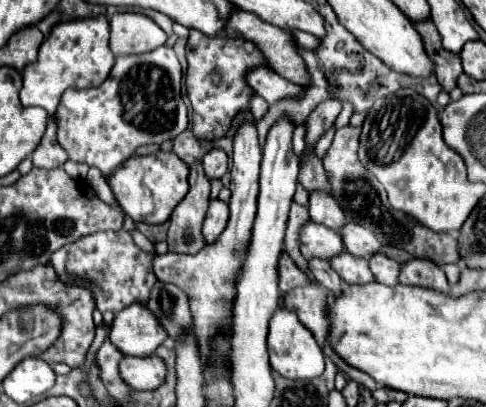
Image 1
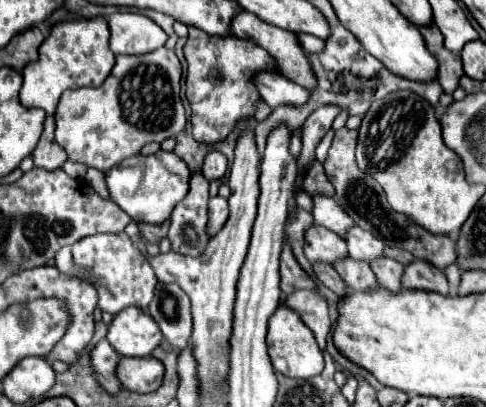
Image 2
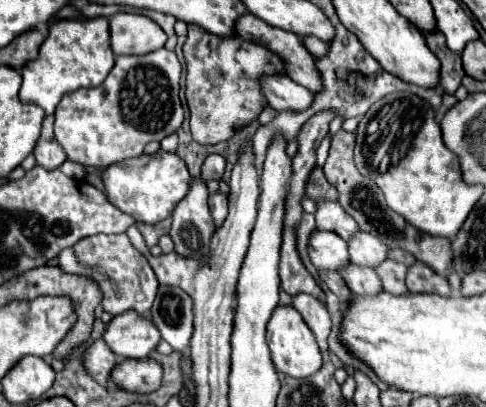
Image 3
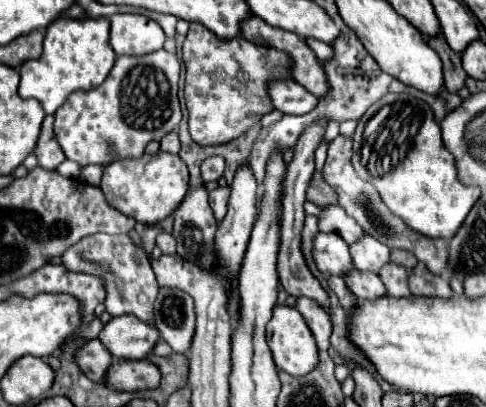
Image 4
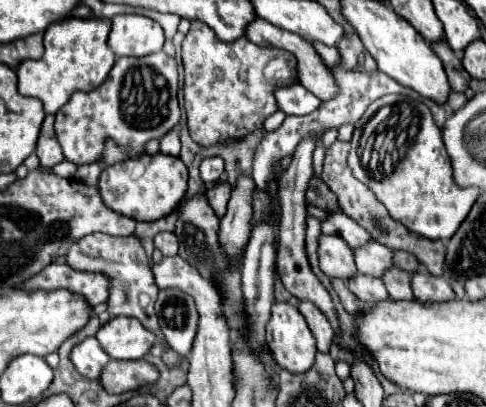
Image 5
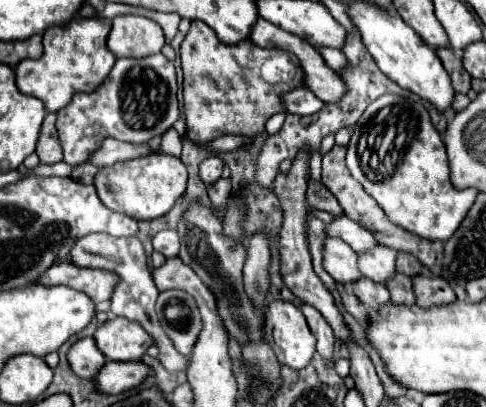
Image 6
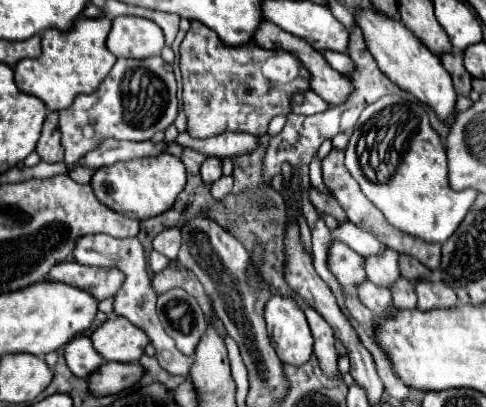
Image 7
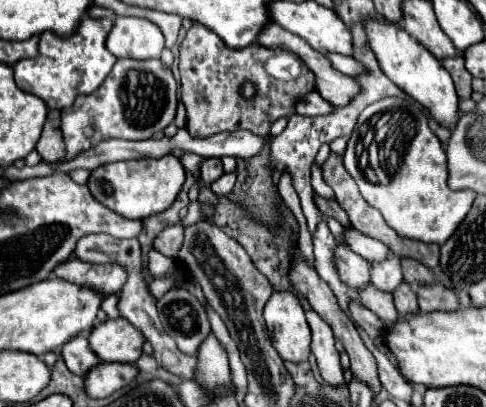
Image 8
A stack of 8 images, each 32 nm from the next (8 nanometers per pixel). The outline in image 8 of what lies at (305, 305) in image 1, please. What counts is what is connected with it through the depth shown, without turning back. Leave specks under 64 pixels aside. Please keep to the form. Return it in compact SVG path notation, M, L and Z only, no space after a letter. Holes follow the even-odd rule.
M314 310L306 312L306 319L311 330L312 354L316 356L320 374L332 386L344 384L344 372L340 368L340 356L331 327Z

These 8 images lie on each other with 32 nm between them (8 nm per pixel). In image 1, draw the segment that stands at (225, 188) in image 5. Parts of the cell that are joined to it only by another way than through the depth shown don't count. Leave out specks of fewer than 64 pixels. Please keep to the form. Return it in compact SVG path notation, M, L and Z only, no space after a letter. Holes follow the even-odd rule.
M210 200L208 216L204 218L204 240L206 240L206 244L216 242L220 232L224 232L228 218L230 218L228 204L222 200Z

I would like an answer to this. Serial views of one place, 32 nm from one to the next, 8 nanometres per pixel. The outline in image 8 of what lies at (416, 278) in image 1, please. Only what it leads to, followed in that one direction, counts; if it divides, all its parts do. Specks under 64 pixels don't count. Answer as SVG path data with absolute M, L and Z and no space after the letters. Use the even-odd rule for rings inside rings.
M440 282L418 286L418 306L420 306L420 312L434 312L434 310L452 312L460 308L454 290L442 286Z

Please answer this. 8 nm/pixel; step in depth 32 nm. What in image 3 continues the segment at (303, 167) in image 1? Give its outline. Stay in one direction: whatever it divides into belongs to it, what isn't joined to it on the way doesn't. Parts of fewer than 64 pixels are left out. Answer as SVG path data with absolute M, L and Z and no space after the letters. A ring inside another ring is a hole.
M314 166L314 170L310 172L310 178L306 182L306 196L312 200L318 200L318 198L336 200L338 198L336 188L332 188L332 184L328 184L320 166Z

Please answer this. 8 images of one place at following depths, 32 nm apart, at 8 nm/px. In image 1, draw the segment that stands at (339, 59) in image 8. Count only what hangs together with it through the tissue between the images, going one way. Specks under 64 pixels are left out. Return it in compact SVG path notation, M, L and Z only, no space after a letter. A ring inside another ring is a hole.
M290 30L290 34L292 34L292 38L296 40L296 44L298 46L302 46L302 48L316 48L318 44L318 38L316 36L312 36L312 34L308 34L308 32L302 32L302 30Z

